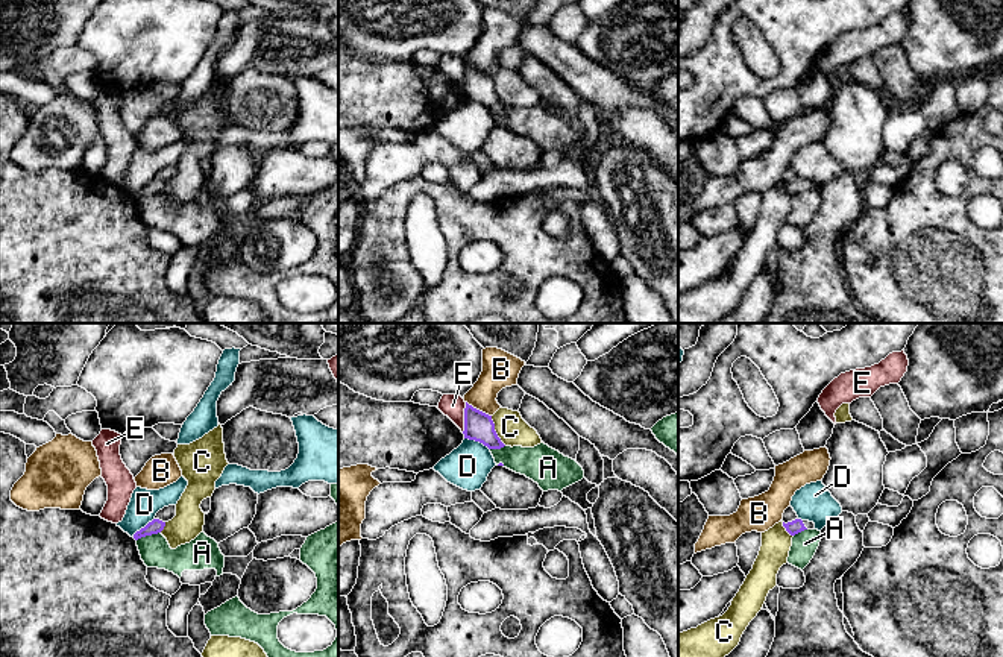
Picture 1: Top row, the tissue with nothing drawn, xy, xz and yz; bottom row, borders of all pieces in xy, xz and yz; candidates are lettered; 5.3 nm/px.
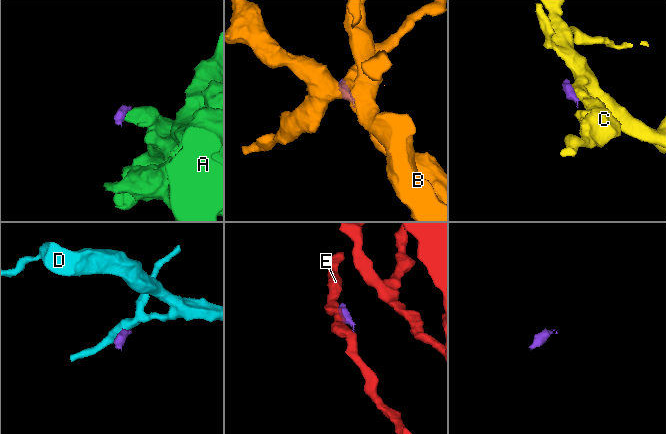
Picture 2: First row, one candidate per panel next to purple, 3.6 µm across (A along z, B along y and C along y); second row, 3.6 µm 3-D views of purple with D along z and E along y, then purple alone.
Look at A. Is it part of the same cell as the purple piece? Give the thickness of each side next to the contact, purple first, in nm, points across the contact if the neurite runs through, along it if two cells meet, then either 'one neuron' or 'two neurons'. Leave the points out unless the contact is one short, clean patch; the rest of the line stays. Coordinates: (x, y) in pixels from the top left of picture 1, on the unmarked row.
70/160 nm | along xy (160, 191), (141, 196), (137, 201) | two neurons

